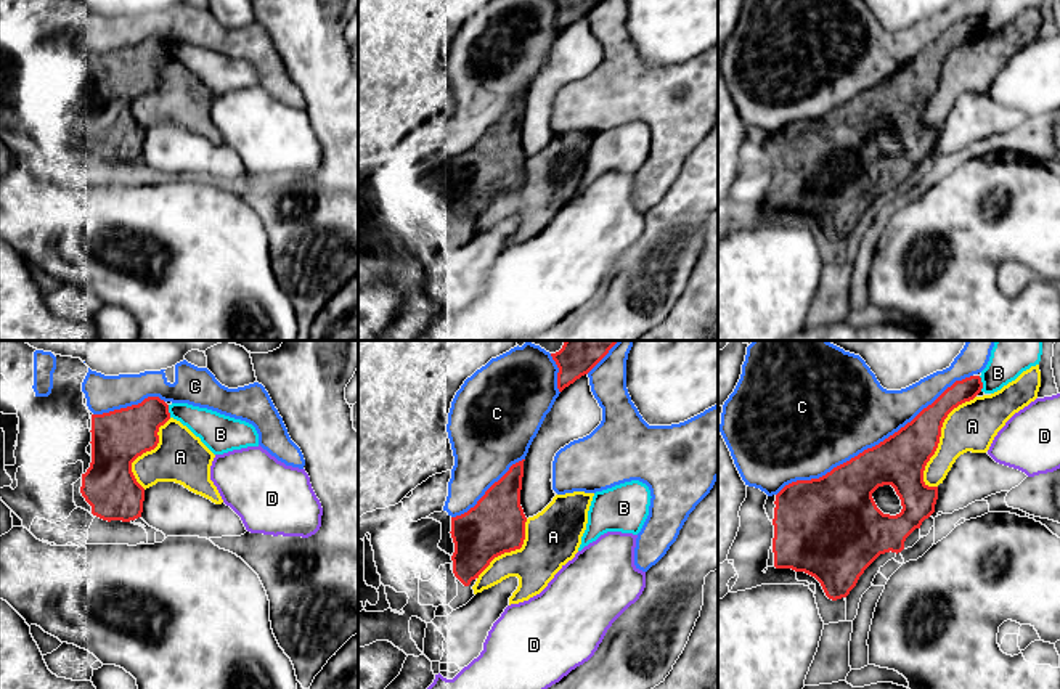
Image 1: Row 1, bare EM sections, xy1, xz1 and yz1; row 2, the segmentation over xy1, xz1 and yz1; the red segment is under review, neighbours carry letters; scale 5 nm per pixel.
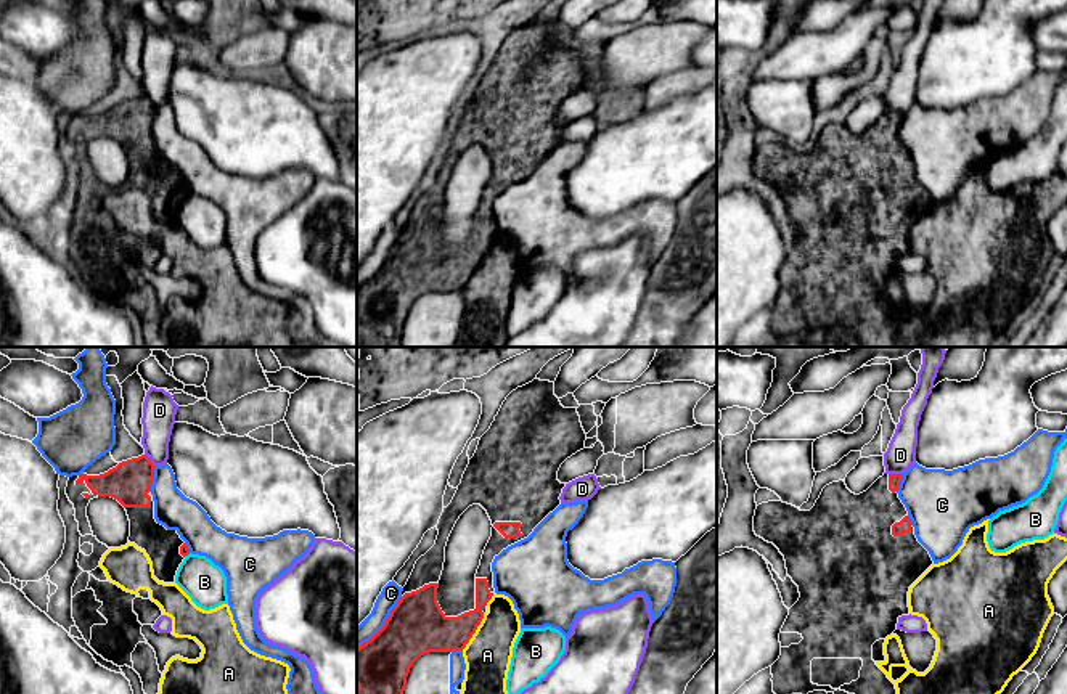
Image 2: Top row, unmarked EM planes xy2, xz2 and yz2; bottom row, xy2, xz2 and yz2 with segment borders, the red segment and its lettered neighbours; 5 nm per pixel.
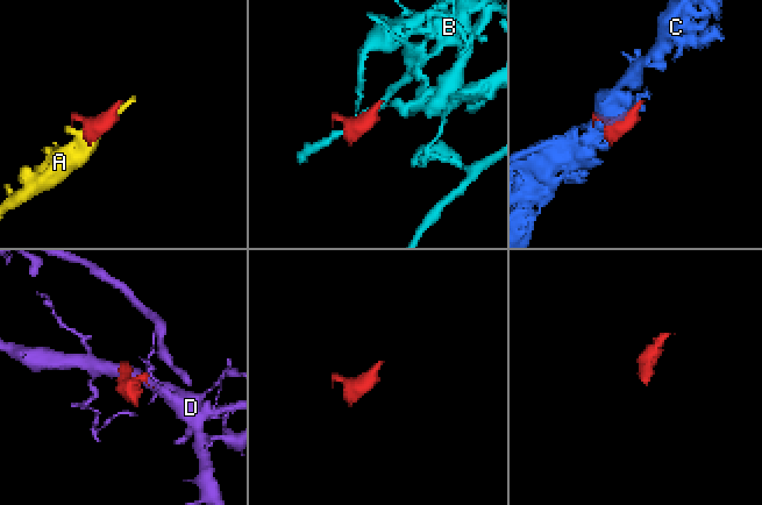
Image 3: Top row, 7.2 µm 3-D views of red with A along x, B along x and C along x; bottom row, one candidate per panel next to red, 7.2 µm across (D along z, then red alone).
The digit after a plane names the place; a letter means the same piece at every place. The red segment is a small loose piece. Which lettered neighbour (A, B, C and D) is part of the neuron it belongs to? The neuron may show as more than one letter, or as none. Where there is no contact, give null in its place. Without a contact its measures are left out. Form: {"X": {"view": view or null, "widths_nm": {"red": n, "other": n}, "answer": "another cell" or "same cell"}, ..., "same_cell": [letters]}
{"A": {"view": "yz1", "widths_nm": {"red": 260, "other": 240}, "answer": "another cell"}, "B": {"view": "yz1", "widths_nm": {"red": 110, "other": 220}, "answer": "another cell"}, "C": {"view": "yz1", "widths_nm": {"red": 260, "other": 460}, "answer": "another cell"}, "D": {"view": "yz2", "widths_nm": {"red": 60, "other": 150}, "answer": "another cell"}, "same_cell": []}

